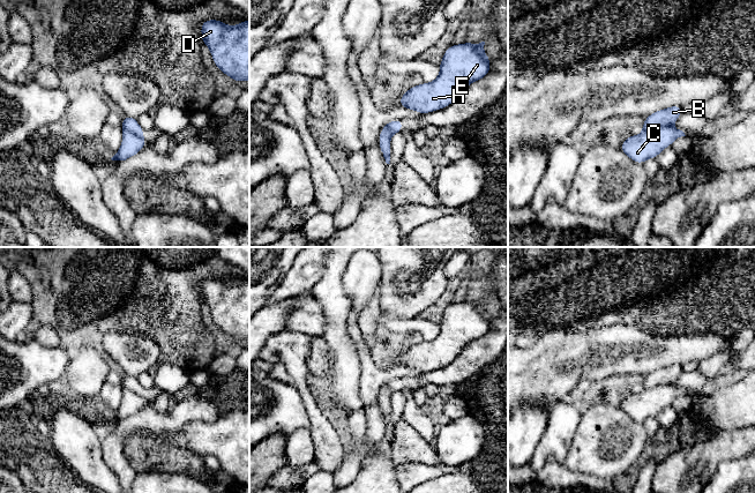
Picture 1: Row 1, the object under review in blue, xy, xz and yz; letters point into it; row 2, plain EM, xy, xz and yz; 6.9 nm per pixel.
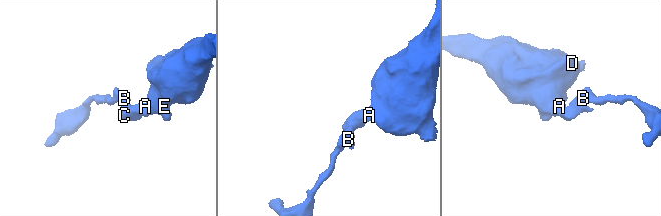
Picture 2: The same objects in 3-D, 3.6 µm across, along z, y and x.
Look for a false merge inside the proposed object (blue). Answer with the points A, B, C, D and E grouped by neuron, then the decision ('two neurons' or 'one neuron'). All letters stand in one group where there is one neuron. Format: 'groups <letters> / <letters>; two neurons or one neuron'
groups A C D E / B; two neurons

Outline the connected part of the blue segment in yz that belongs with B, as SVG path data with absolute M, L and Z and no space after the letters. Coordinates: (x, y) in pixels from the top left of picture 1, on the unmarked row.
M674 364L667 367L658 368L648 374L642 382L643 389L651 389L653 387L671 384L683 372L683 365Z

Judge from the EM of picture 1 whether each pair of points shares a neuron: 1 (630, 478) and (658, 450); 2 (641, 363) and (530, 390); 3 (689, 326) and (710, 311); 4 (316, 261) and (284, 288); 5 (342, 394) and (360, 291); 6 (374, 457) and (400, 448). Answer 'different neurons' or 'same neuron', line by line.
1: same neuron
2: same neuron
3: same neuron
4: same neuron
5: different neurons
6: different neurons

